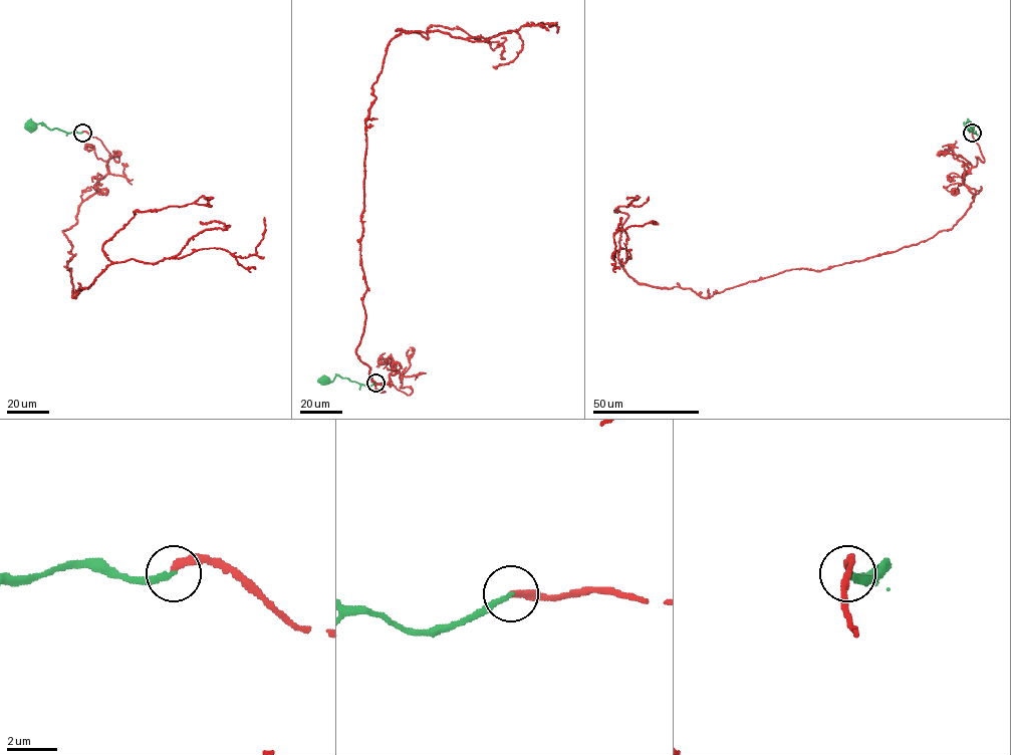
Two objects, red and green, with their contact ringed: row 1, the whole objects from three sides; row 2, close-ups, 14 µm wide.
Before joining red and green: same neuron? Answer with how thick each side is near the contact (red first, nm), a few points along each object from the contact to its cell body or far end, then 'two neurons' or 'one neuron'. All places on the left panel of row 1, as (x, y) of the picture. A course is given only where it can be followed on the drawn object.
280 nm thick on the red side, 240 nm on the other; red runs (82, 132), (118, 161), (64, 230), (74, 297), (131, 259), (209, 248), (249, 257), (264, 217); green runs (82, 132), (50, 130), (40, 122), (31, 127); one neuron

